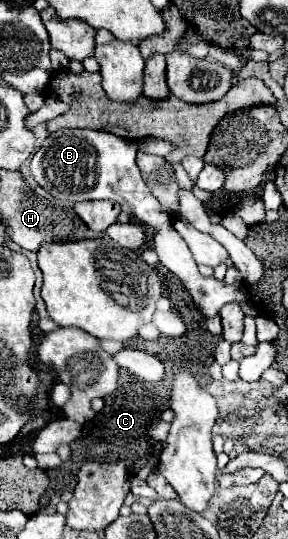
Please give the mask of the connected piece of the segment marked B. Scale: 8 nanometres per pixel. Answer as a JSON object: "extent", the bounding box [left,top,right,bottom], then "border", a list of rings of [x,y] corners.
{"extent":[32,130,248,318],"border":[[[56,130],[48,134],[38,152],[32,156],[32,176],[36,182],[48,190],[54,198],[84,202],[84,200],[114,200],[122,206],[122,212],[132,216],[136,222],[146,224],[154,232],[154,250],[160,258],[160,264],[182,280],[190,292],[194,304],[202,310],[206,318],[218,314],[218,310],[228,302],[248,300],[240,284],[224,284],[216,278],[204,278],[198,272],[198,266],[192,258],[192,252],[186,248],[184,238],[176,232],[174,220],[160,208],[158,200],[150,194],[144,184],[140,170],[136,166],[138,142],[124,140],[98,130]]]}

